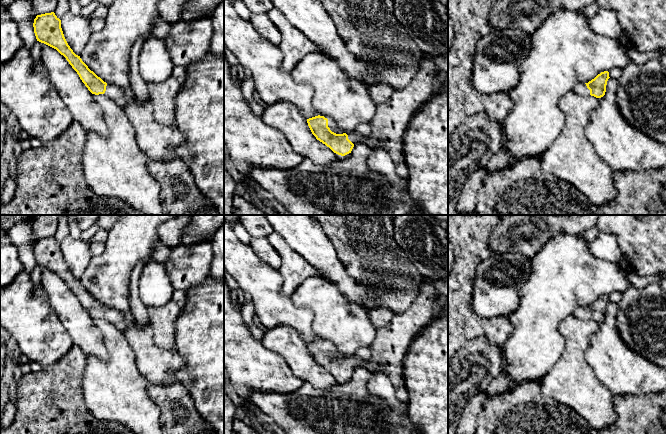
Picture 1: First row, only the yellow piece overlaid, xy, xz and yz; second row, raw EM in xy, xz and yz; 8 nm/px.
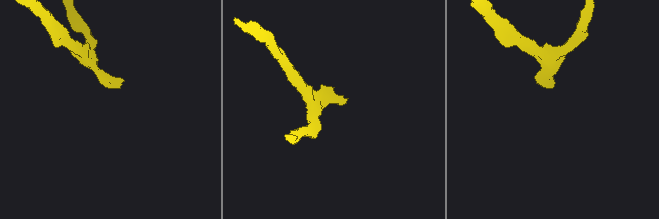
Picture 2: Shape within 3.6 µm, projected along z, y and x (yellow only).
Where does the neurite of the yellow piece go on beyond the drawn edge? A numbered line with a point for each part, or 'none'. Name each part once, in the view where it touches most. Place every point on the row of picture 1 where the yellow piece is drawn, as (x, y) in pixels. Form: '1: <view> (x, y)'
1: xz (333, 126)

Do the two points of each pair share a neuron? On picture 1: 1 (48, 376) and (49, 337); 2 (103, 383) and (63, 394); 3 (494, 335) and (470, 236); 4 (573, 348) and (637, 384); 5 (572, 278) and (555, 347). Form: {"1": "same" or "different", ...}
{"1": "different", "2": "different", "3": "same", "4": "different", "5": "same"}

